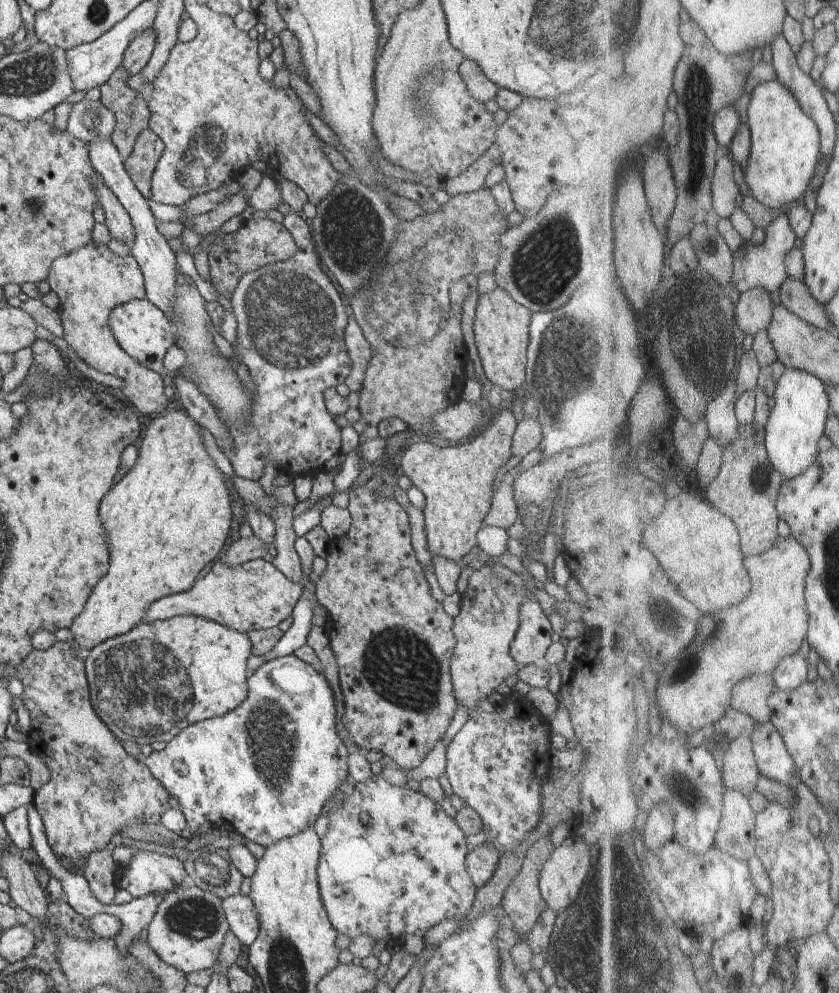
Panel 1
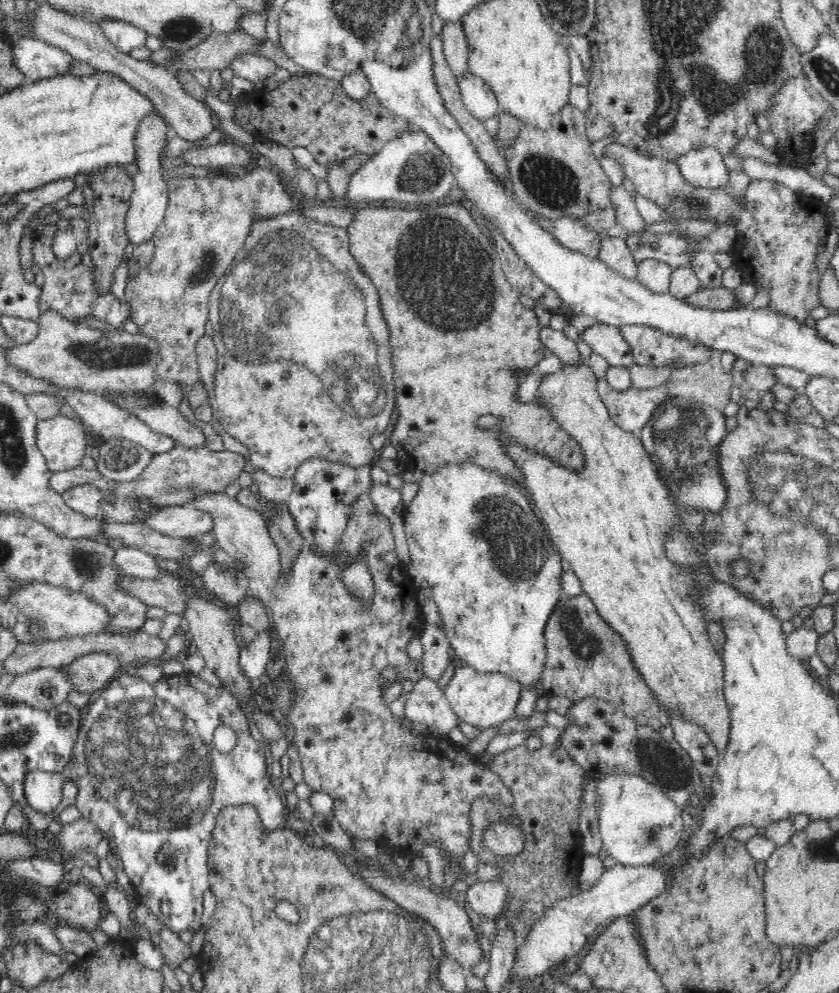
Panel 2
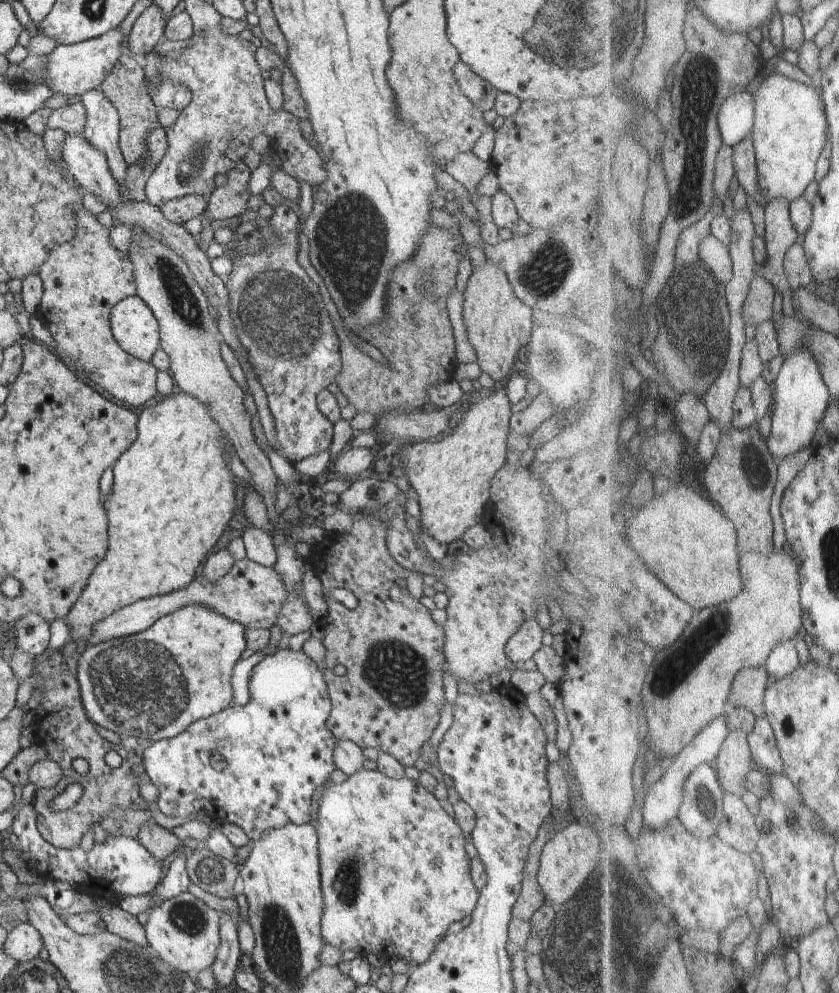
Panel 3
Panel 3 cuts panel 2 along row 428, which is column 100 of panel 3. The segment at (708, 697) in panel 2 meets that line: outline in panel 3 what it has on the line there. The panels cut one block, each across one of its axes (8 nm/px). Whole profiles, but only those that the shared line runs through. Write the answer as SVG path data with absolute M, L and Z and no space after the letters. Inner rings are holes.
M175 388L175 390L170 395L165 396L161 402L157 400L157 404L153 406L150 405L150 403L147 404L139 416L137 416L135 426L135 441L113 462L113 486L111 486L111 490L109 490L109 494L105 496L105 502L102 504L105 516L107 516L107 549L105 556L95 564L93 572L91 572L91 575L87 578L86 588L83 588L83 592L79 594L79 598L75 600L75 603L71 606L66 616L67 618L65 618L65 625L68 624L69 628L71 628L71 640L87 641L95 622L99 622L101 618L111 616L113 612L117 612L117 610L125 606L130 606L139 600L169 594L186 588L194 580L197 566L205 560L205 556L211 552L211 548L213 548L219 538L221 538L221 534L223 534L223 531L228 526L229 519L236 506L235 492L233 490L233 481L236 479L231 473L229 464L226 463L223 458L223 450L229 448L230 442L223 433L223 430L219 428L219 424L209 416L207 408L205 408L201 402L198 402L195 398Z

